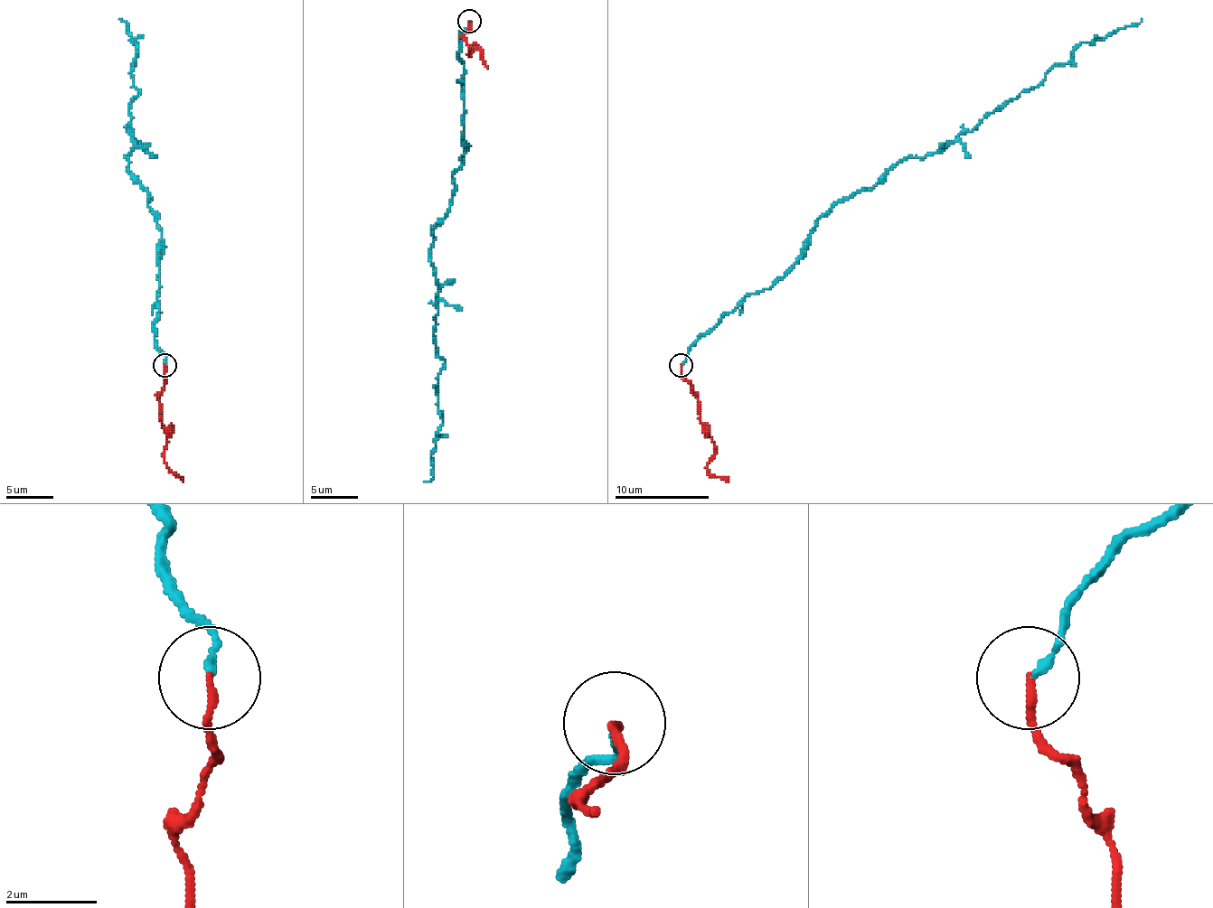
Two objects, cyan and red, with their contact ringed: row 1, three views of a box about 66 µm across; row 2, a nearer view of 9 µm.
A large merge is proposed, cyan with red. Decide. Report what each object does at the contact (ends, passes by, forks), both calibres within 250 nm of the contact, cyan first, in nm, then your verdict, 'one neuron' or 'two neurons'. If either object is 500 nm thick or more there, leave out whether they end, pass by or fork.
cyan ends; red ends; calibres 160 and 180 nm; two neurons

